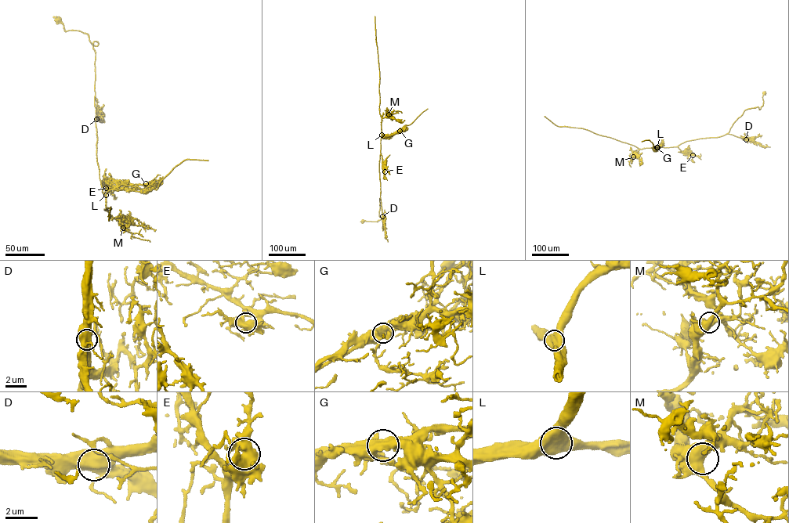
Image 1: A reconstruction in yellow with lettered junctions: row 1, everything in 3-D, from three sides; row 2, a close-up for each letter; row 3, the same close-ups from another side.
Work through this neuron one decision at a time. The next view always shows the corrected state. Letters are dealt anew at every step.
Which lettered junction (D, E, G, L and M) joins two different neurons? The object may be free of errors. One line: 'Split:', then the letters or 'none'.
Split: G

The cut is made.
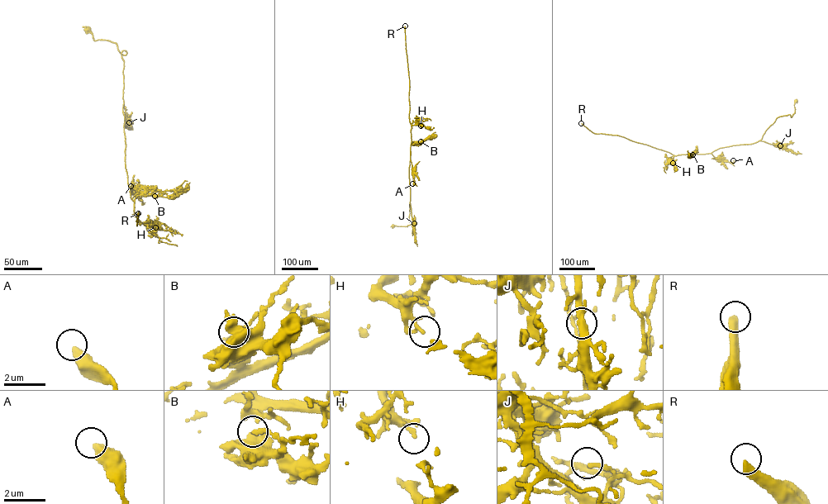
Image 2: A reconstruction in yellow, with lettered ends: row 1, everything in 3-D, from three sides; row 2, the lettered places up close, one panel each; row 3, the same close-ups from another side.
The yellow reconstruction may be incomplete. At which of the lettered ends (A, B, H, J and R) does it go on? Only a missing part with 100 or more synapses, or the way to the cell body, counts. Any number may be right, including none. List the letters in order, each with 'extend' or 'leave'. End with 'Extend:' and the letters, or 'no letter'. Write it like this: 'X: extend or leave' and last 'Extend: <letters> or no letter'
A: leave
B: leave
H: leave
J: leave
R: extend
Extend: R

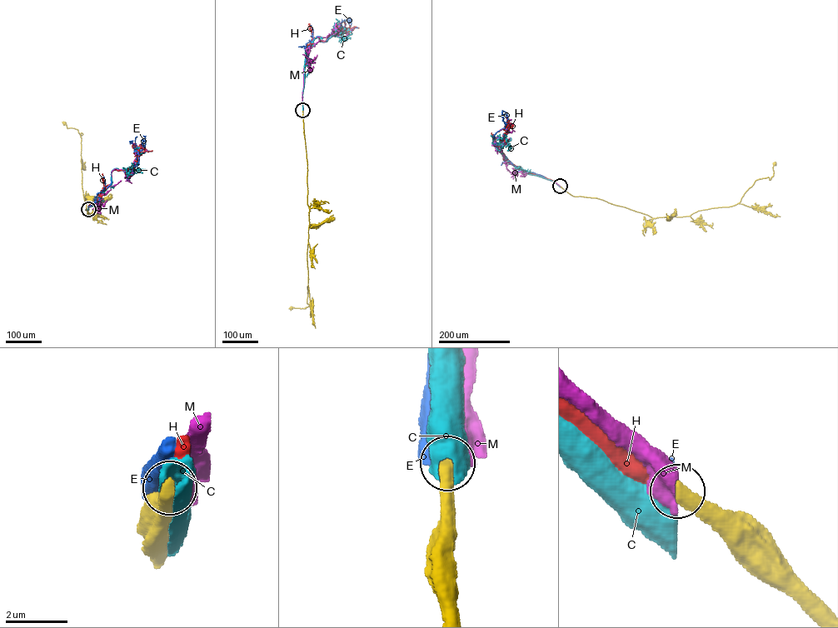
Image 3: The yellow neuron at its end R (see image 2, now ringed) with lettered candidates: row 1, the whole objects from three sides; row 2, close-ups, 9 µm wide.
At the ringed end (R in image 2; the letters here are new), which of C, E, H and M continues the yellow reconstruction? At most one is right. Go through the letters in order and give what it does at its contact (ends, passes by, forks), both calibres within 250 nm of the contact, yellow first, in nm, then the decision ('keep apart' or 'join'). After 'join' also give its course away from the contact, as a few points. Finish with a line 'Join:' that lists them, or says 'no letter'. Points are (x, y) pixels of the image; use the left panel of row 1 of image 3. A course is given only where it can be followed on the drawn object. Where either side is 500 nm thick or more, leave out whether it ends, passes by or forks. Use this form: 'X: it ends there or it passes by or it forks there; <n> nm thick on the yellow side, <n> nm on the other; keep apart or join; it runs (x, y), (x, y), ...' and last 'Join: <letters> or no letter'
C: 500 nm thick on the yellow side, 700 nm on the other; keep apart
E: 500 nm thick on the yellow side, 600 nm on the other; keep apart
H: 480 nm thick on the yellow side, 550 nm on the other; join; it runs (88, 209), (102, 190), (111, 183), (112, 171), (128, 168), (142, 147), (147, 152), (152, 151)
M: 460 nm thick on the yellow side, 650 nm on the other; keep apart
Join: H

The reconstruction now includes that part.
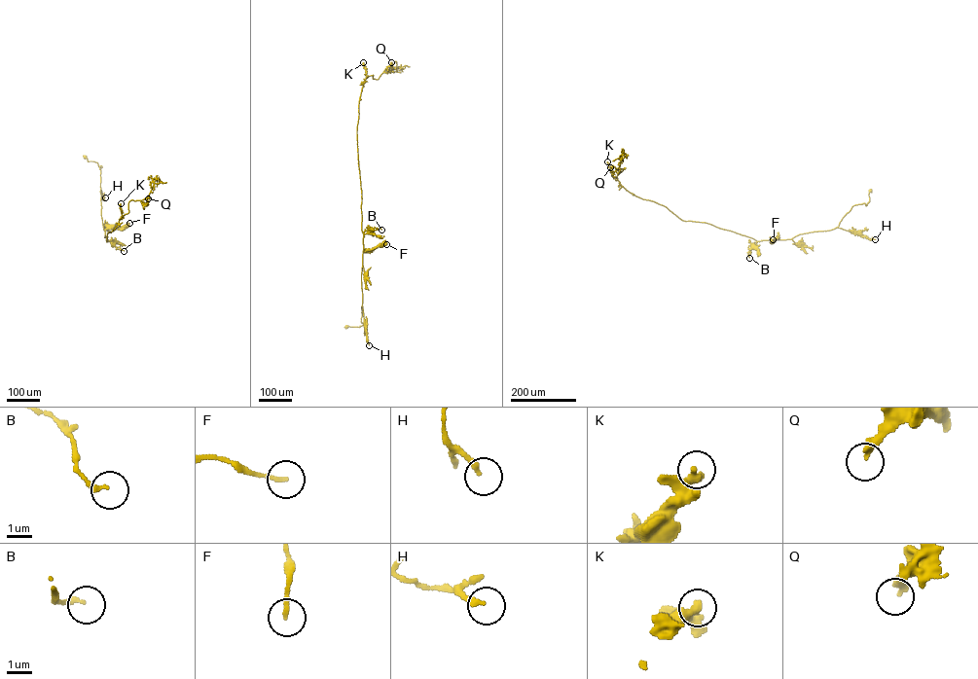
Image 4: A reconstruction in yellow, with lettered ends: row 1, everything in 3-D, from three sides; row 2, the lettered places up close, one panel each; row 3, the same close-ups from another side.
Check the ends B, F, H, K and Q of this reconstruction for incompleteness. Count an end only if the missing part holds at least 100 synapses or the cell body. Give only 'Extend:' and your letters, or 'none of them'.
Extend: none of them

